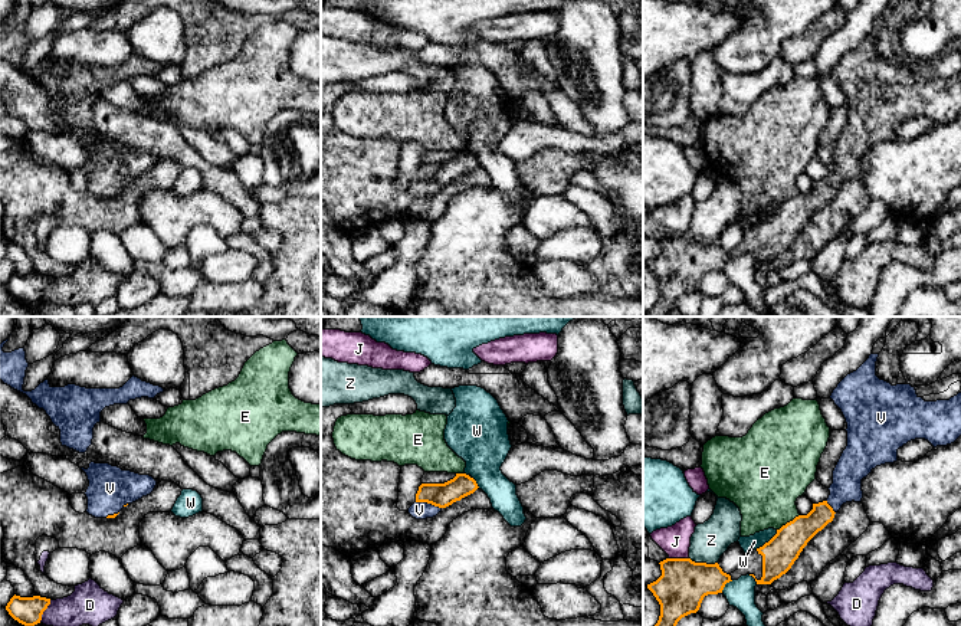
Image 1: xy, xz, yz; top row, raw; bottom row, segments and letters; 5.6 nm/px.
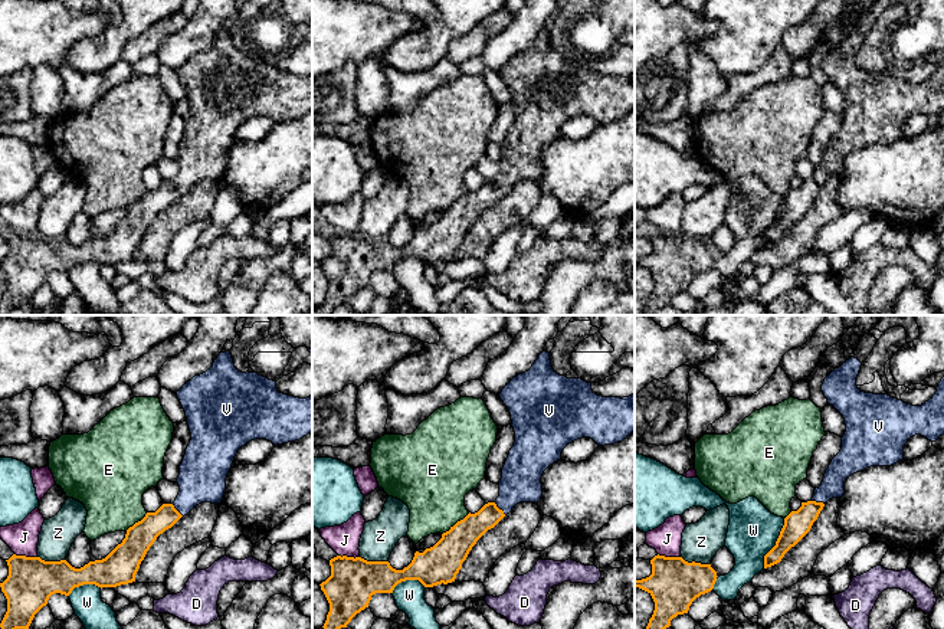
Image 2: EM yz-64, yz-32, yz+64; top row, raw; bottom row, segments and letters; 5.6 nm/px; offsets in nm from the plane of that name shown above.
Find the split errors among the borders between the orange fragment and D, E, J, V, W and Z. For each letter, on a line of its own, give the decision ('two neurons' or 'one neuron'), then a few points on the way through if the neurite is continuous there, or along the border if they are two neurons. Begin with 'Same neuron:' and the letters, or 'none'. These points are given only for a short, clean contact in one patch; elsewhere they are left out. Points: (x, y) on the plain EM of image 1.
Same neuron: V
D: two neurons
E: two neurons | along yz (799, 192), (777, 207)
J: two neurons | along yz (669, 235), (688, 236)
V: one neuron | across xz (442, 173), (436, 173), (429, 180), (419, 187)
W: two neurons
Z: two neurons | along yz (689, 235), (698, 241), (717, 241)

